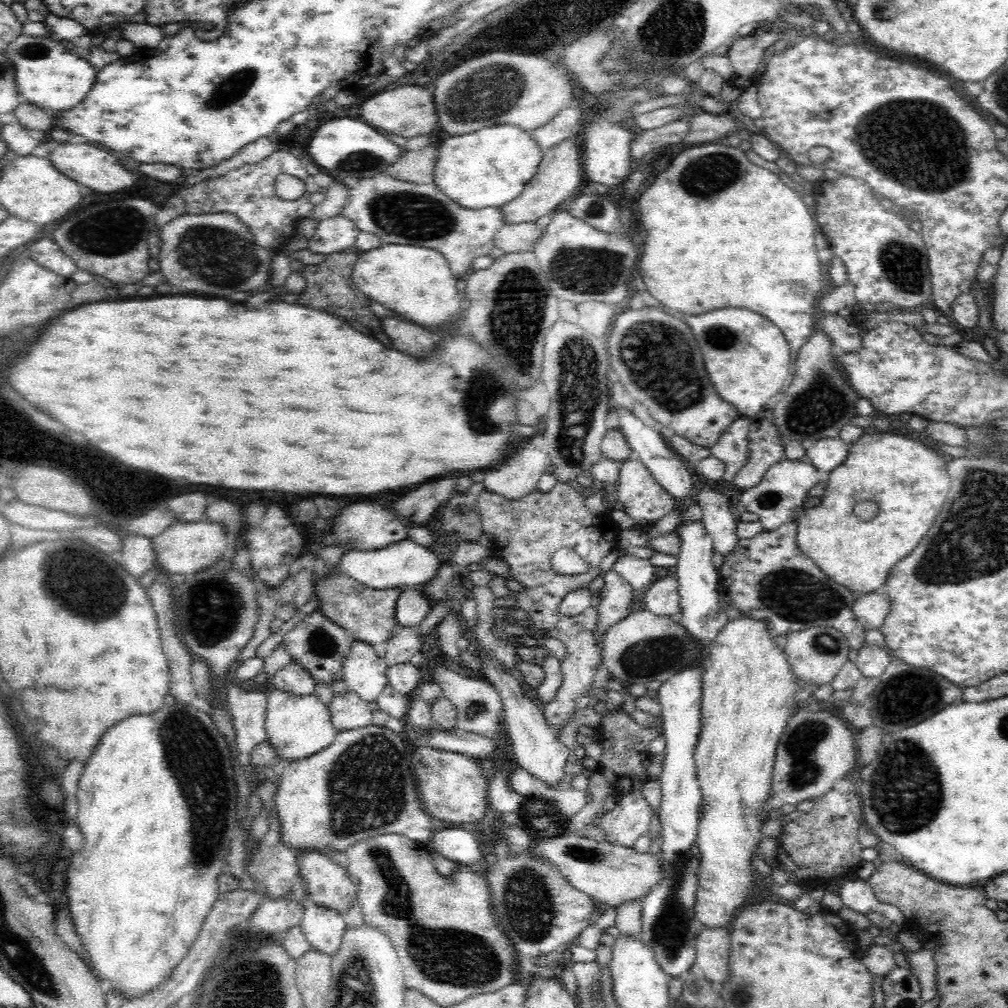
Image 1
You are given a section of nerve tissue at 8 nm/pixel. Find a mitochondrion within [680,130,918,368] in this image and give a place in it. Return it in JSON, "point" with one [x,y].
{"point":[712,174]}

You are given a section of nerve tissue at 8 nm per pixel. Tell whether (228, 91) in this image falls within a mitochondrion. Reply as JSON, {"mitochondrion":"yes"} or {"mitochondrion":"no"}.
{"mitochondrion":"yes"}

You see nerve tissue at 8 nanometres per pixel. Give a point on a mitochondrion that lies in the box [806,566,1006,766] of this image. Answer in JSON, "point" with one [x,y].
{"point":[905,684]}

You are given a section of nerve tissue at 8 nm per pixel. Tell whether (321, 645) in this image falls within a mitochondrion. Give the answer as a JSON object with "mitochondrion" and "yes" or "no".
{"mitochondrion":"yes"}

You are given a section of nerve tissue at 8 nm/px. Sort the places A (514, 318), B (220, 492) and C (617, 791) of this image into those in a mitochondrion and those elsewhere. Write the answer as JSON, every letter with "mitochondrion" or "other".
{"A":"mitochondrion","B":"other","C":"other"}

